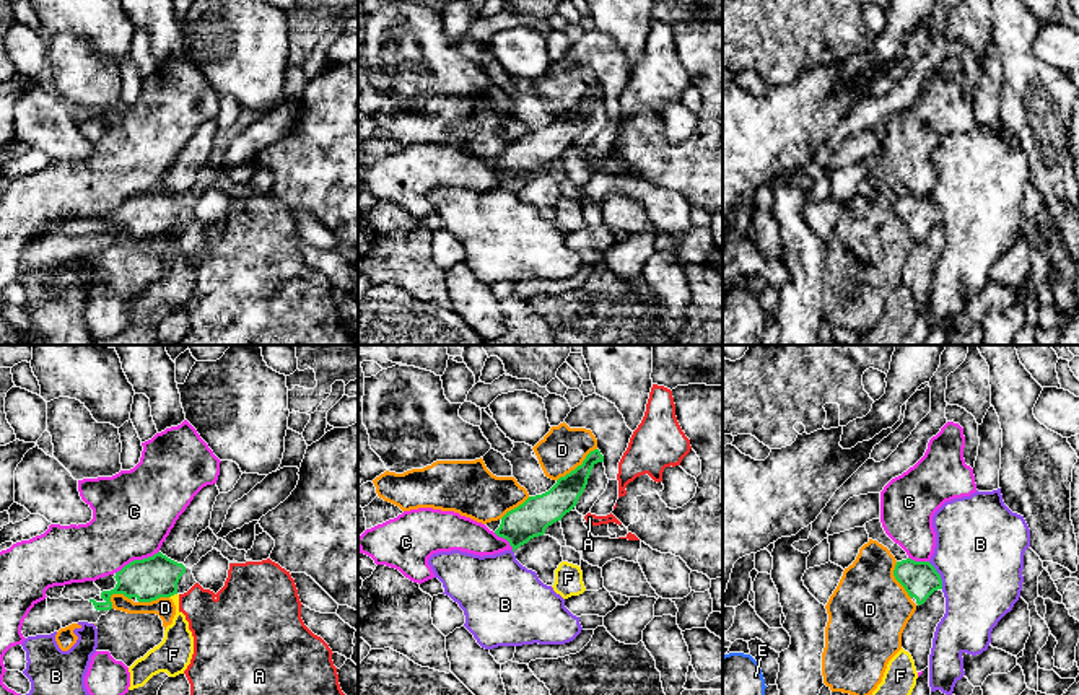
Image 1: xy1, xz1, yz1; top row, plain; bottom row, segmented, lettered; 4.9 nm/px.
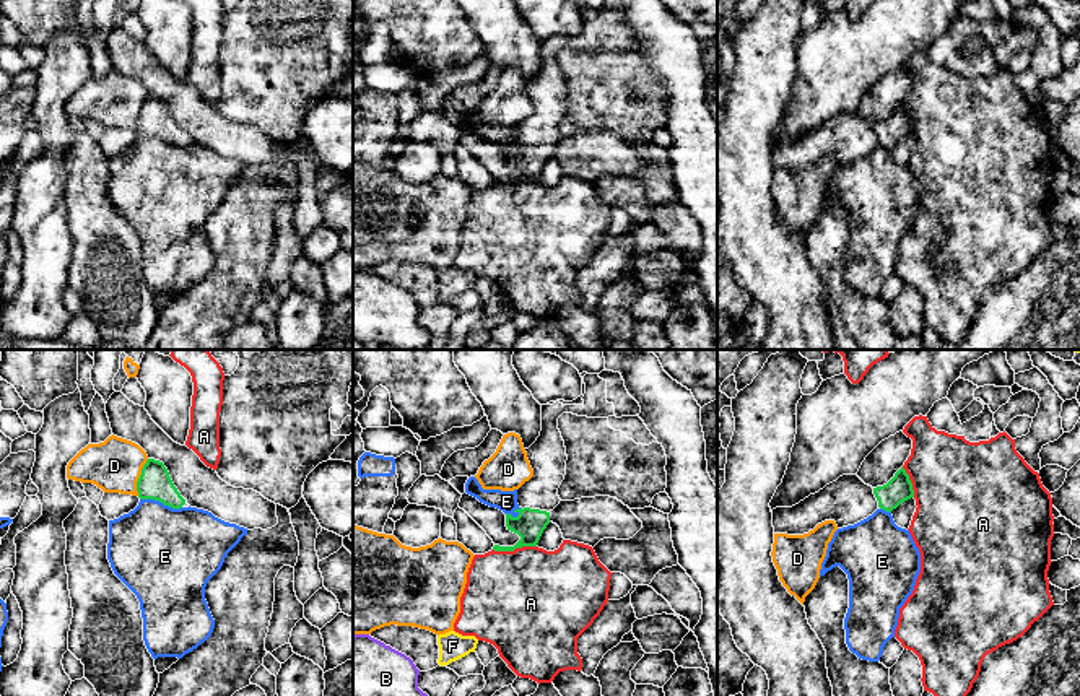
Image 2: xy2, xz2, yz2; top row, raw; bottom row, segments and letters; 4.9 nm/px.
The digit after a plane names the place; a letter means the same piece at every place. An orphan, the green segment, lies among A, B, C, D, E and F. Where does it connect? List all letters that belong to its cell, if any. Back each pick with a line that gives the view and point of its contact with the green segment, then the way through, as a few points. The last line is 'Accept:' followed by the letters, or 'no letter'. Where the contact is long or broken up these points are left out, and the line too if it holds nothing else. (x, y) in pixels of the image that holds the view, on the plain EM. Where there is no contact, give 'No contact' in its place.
Accept: no letter

